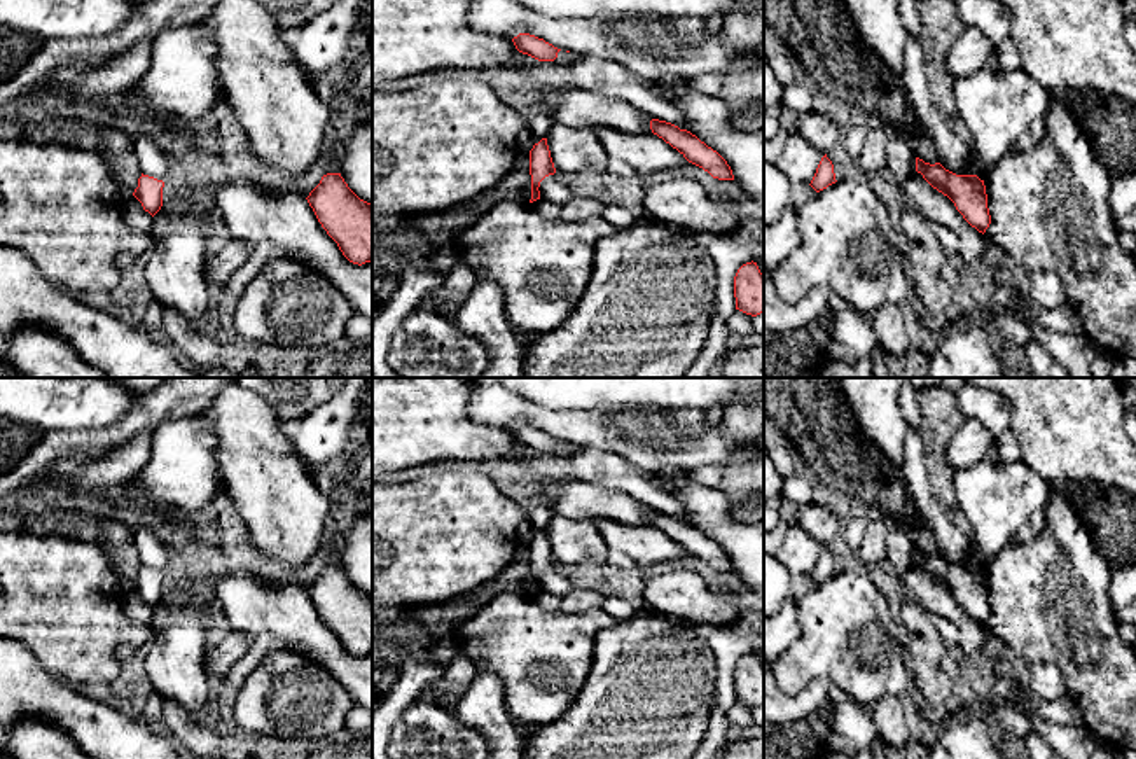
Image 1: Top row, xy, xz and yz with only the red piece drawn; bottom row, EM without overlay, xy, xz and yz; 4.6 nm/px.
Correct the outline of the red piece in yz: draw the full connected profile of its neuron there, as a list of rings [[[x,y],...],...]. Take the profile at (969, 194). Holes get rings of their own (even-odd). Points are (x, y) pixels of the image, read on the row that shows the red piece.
[[[916,157],[916,171],[939,192],[947,196],[963,219],[979,233],[991,224],[984,180],[977,175],[956,175],[940,163],[930,164]]]

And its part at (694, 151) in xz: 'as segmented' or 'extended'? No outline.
as segmented

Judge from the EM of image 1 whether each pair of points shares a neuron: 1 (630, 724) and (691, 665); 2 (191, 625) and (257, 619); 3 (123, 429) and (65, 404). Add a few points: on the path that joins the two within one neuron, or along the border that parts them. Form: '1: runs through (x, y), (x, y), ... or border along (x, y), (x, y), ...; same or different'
1: runs through (645, 709), (675, 679); same
2: border along (214, 586), (221, 621); different
3: border along (138, 396), (137, 403), (116, 422), (70, 432); different

